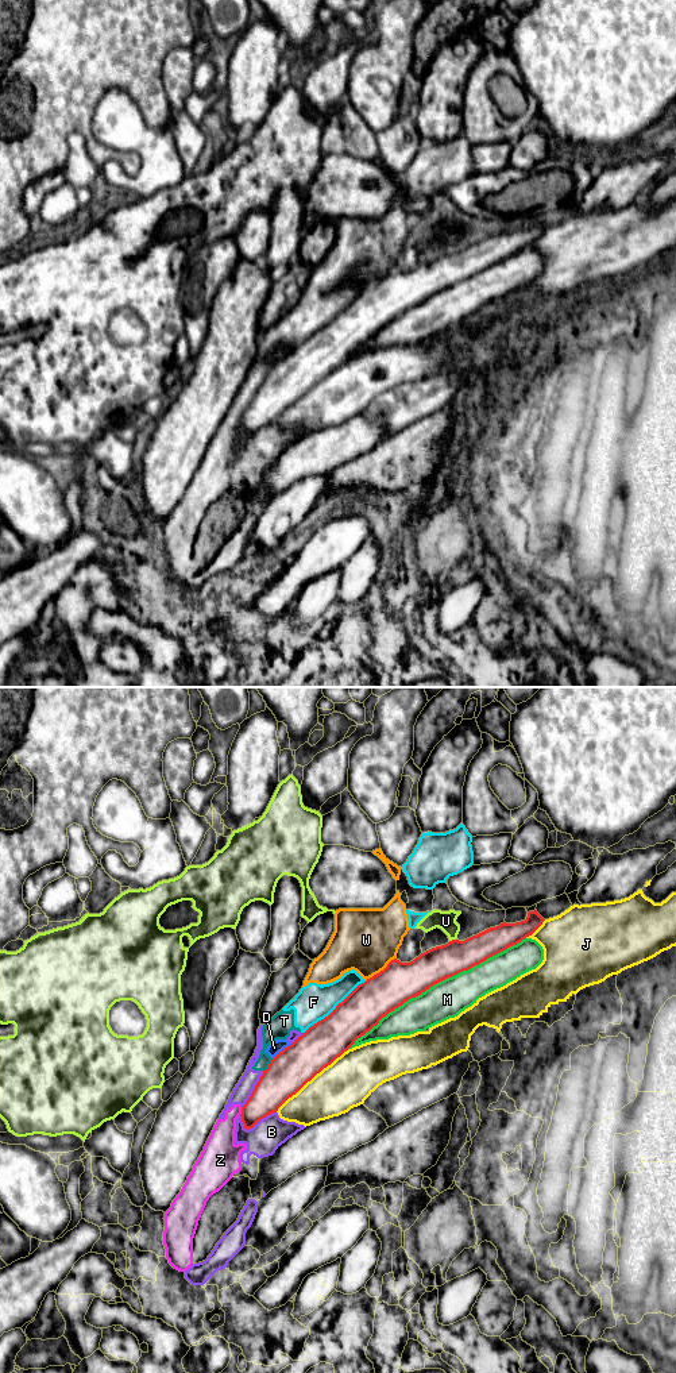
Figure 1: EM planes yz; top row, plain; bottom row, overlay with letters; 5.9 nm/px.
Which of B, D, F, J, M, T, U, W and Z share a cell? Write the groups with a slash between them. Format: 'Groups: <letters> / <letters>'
Groups: B F T W Z / D / J / M / U

